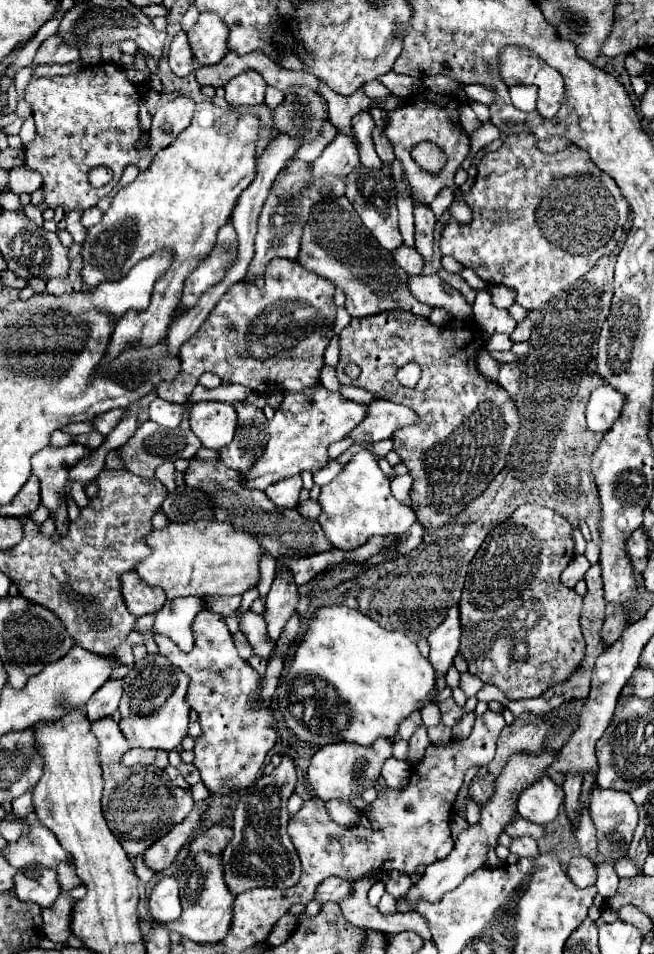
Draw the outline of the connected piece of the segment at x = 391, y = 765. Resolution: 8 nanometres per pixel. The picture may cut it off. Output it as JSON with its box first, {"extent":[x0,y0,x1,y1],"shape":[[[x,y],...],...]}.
{"extent":[382,758,410,788],"shape":[[[388,758],[382,766],[382,778],[392,788],[404,788],[410,780],[410,764],[406,760]]]}

